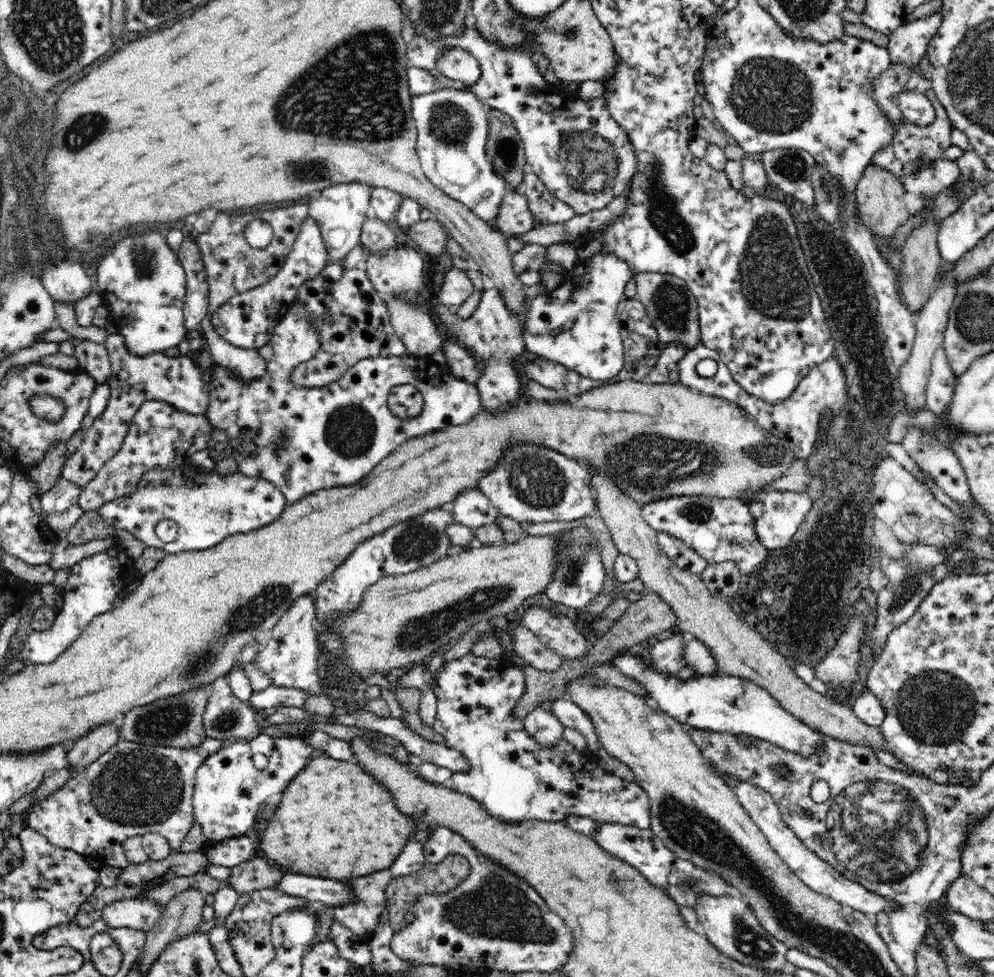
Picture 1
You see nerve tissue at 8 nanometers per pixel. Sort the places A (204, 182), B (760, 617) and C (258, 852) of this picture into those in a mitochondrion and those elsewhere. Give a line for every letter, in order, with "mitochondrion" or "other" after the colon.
A: other
B: other
C: other

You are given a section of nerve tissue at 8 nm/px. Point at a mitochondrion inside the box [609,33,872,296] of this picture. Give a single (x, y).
(771, 95)

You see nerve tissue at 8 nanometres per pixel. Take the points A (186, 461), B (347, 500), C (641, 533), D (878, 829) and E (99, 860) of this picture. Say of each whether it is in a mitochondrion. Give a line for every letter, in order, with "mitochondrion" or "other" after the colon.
A: other
B: other
C: other
D: mitochondrion
E: other

